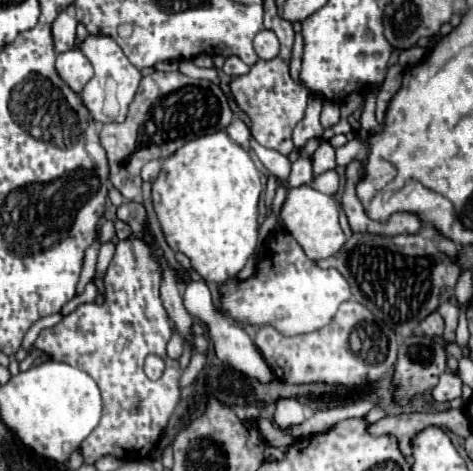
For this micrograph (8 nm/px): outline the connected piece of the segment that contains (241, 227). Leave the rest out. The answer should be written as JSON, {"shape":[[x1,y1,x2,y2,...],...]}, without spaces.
{"shape":[[217,131,185,143,163,161,157,181,153,181,153,207,157,211,163,235,173,251,181,251,191,259,191,267,207,283,225,283,237,277,253,255,257,245,259,195,266,188,267,176,255,169,249,153,233,143,225,131]]}

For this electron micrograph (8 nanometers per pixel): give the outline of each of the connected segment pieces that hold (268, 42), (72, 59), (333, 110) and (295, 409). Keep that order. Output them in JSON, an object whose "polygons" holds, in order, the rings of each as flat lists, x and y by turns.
{"polygons":[[[259,31,255,35,255,41,253,41,253,47,255,47,255,53,259,55,259,59,273,59,277,53,279,53,279,41,277,41,277,35,273,31]],[[71,49,57,55,57,73,75,93,81,93,93,77,93,67,79,49]],[[323,105,323,111,321,111,321,125,323,127,331,127,331,125,339,123,339,117,341,117,339,105]],[[279,399,277,401,277,411,275,411,275,423,285,429,289,425,297,425,305,421,305,411,303,404,291,399]]]}

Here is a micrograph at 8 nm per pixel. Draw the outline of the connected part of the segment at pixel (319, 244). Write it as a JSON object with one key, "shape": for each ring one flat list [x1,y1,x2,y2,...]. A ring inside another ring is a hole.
{"shape":[[309,185,287,191,287,199,281,209,281,219,285,223,285,229,297,239,297,243,303,247,305,255,313,261,335,255,345,243,345,235,339,227,339,213,337,213,335,199]]}

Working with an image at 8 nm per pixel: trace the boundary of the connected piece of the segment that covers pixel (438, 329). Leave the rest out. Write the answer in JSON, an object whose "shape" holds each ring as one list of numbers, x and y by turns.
{"shape":[[437,311,429,313,421,323,419,323,419,329,427,335,441,335,443,333,443,319]]}

